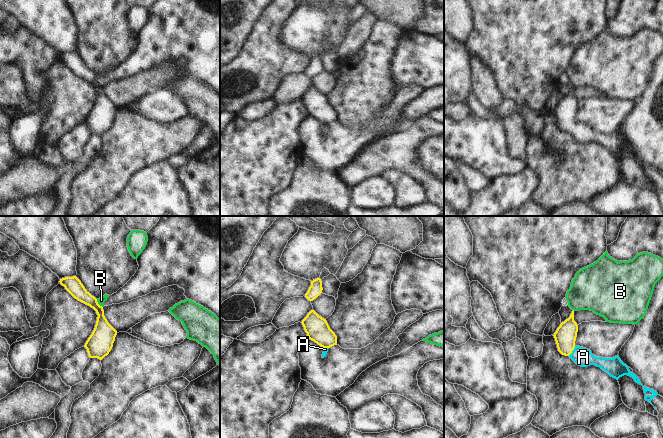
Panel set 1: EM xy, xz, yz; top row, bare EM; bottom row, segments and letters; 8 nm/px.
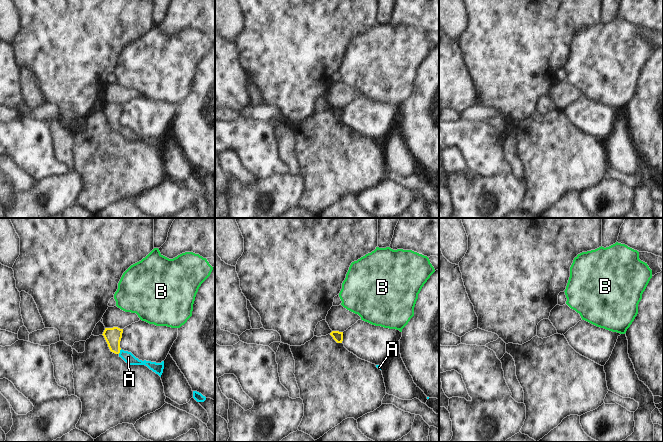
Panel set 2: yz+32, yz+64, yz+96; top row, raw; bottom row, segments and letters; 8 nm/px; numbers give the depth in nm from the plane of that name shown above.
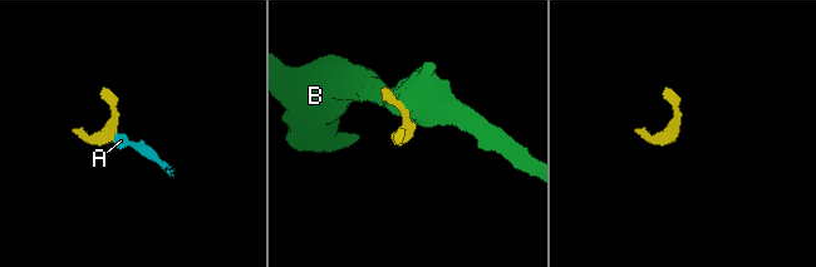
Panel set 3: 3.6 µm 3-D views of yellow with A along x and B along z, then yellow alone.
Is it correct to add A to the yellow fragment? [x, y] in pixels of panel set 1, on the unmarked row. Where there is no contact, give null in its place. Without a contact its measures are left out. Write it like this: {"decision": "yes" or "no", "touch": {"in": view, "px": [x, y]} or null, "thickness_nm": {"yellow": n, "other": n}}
{"decision": "yes", "touch": {"in": "yz", "px": [572, 126]}, "thickness_nm": {"yellow": 180, "other": 150}}

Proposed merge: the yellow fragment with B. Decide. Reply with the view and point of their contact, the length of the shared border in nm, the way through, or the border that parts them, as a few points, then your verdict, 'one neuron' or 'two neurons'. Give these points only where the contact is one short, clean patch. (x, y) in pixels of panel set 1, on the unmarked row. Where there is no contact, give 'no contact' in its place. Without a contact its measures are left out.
xy (97, 79) | 90 nm | along xy (96, 75), (102, 83) | two neurons

